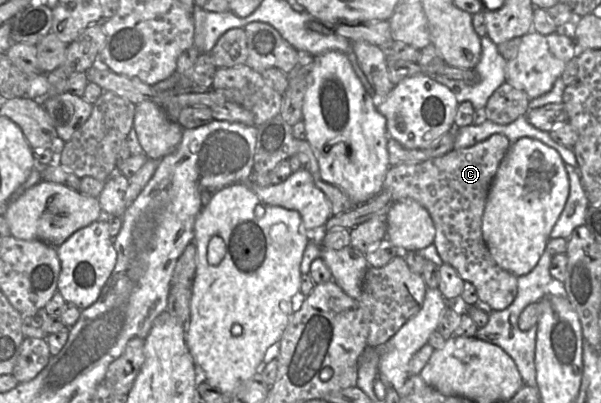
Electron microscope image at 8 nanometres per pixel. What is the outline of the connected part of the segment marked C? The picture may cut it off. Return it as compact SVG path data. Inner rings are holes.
M493 134L471 147L453 149L442 156L418 164L390 167L382 186L382 191L391 194L393 202L410 198L429 212L436 230L433 245L443 263L452 266L464 281L473 284L479 300L490 306L493 311L504 310L510 306L518 291L518 277L497 265L482 235L482 217L489 188L510 146L511 142L505 135Z

